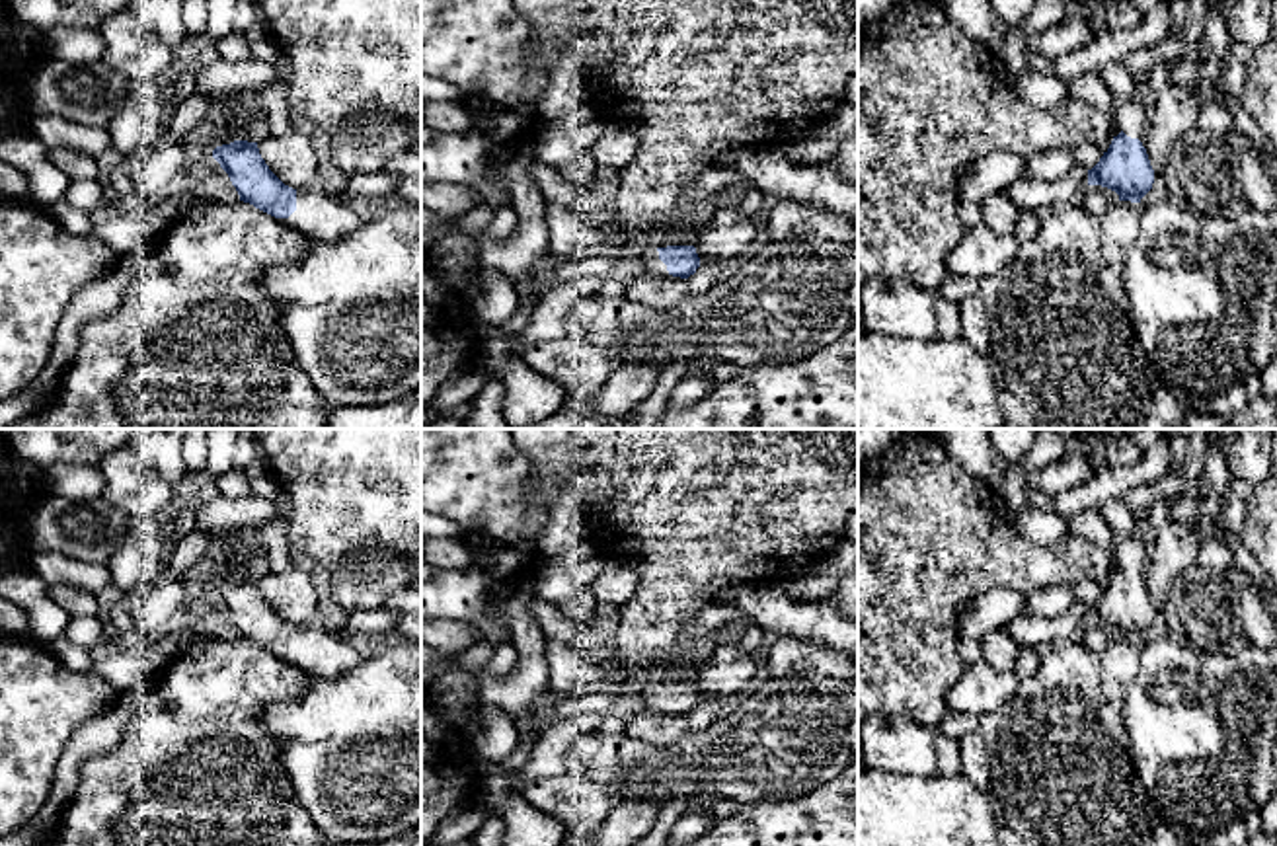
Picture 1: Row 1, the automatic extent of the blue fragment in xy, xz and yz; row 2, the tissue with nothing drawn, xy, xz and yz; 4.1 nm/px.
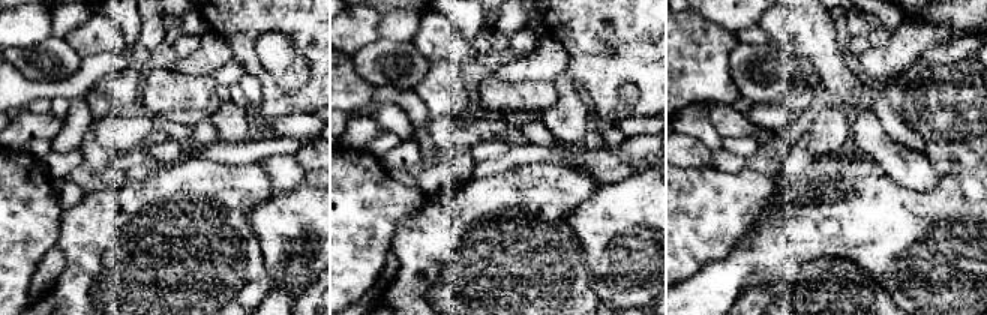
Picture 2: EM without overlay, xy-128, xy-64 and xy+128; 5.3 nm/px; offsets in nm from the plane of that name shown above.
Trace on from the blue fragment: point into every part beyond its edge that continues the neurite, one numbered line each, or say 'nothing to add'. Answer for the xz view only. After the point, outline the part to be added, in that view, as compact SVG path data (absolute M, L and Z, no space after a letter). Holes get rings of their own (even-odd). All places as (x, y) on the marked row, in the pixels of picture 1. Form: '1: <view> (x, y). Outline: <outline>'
1: xz (650, 264). Outline: M651 250L647 255L636 261L639 269L643 269L647 275L661 279L661 281L684 281L680 277L673 277L667 271L667 265L659 259L659 251Z

